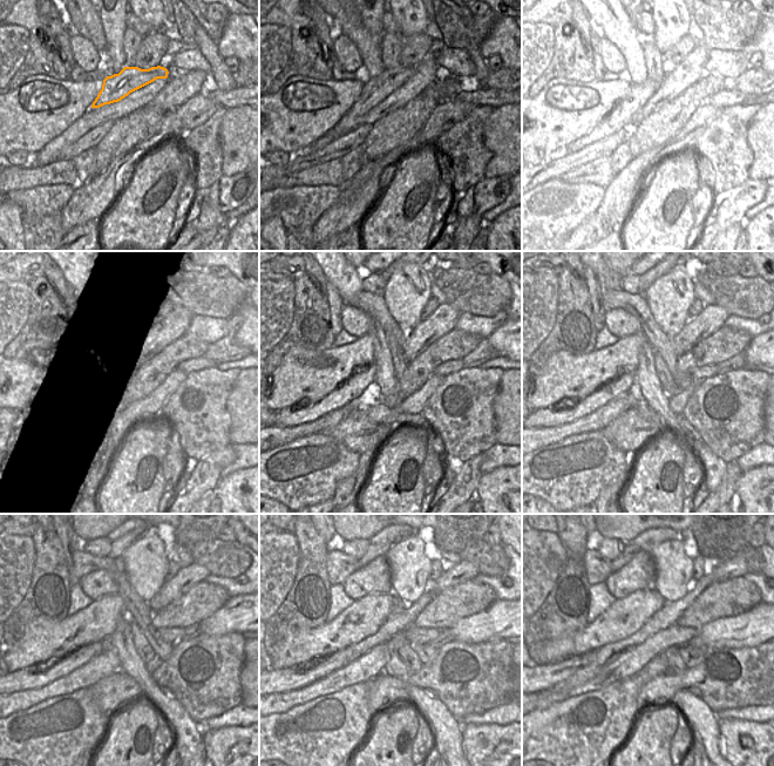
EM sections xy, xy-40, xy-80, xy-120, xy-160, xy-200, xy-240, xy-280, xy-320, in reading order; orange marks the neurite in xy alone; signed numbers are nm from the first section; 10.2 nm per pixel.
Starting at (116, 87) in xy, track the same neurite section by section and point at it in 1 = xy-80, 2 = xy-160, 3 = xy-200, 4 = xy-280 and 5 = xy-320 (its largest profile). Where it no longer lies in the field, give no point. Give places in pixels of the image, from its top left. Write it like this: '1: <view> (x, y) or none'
1: xy-80 (623, 114)
2: xy-160 (361, 378)
3: xy-200 (623, 384)
4: xy-280 (285, 679)
5: xy-320 (545, 676)

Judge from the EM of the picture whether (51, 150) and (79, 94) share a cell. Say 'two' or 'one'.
two

